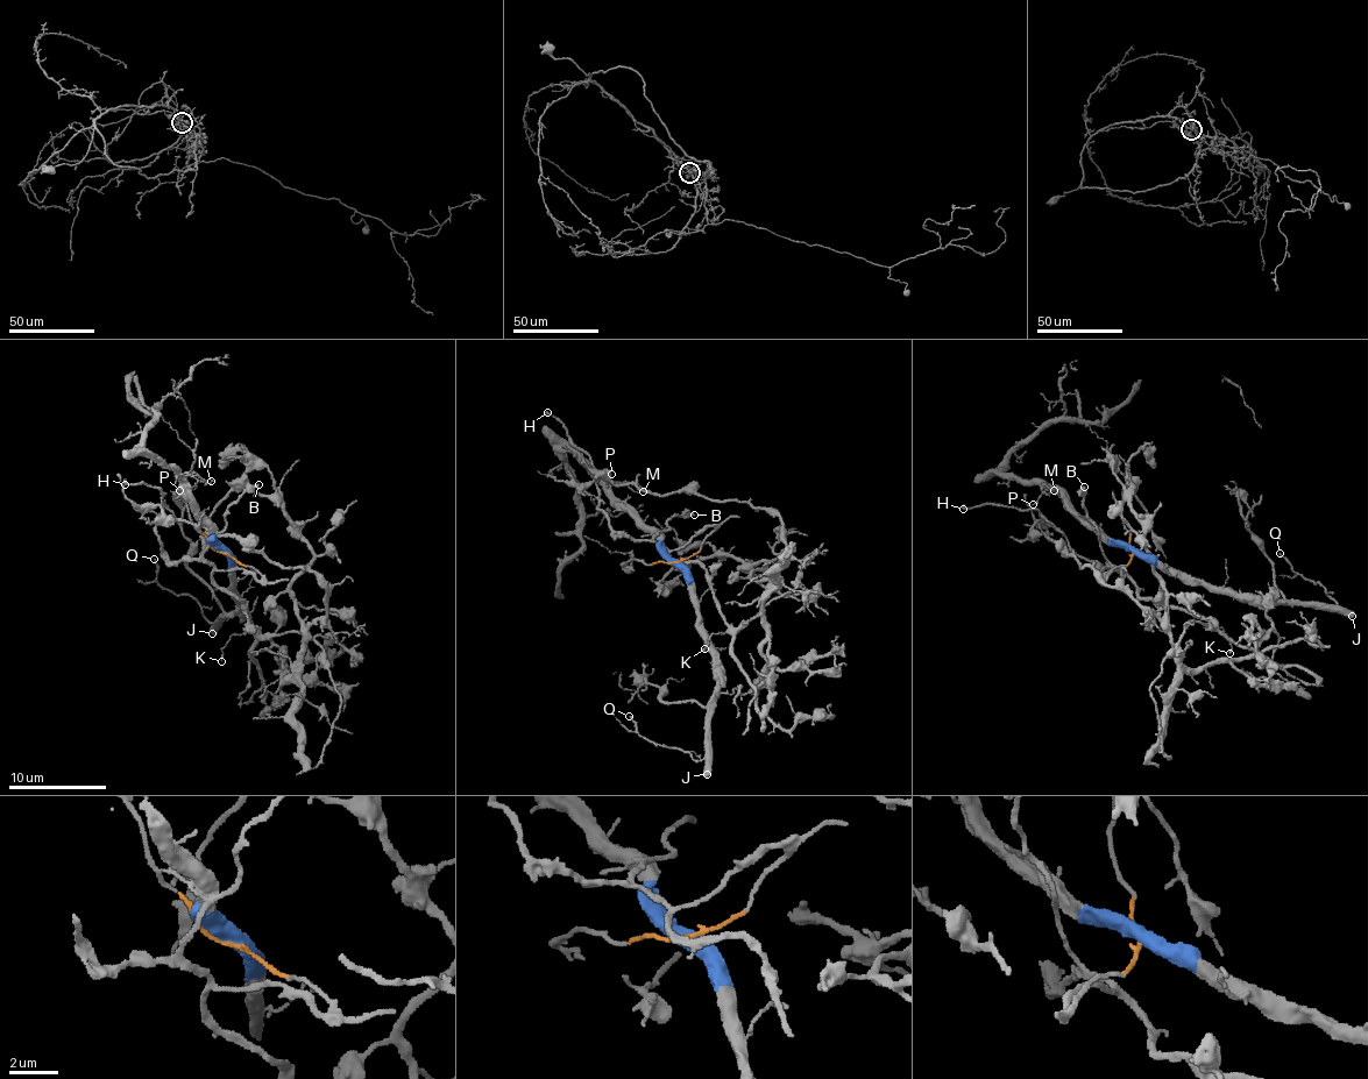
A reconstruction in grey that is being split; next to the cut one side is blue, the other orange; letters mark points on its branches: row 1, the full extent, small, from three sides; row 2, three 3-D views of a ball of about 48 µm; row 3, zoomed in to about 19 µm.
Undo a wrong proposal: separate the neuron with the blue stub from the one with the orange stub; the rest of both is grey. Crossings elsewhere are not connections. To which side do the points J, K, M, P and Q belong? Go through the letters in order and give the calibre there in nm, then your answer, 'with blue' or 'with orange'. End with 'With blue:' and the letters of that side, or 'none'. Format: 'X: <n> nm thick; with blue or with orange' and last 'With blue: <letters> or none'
J: 550 nm thick; with blue
K: 120 nm thick; with orange
M: 80 nm thick; with blue
P: 120 nm thick; with blue
Q: 130 nm thick; with blue
With blue: J, M, P, Q

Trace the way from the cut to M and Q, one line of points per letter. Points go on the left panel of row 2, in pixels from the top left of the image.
M: (222, 551), (214, 529), (190, 495), (181, 473), (212, 481)
Q: (222, 551), (240, 604), (214, 623), (191, 597), (168, 591), (155, 580), (153, 559)

